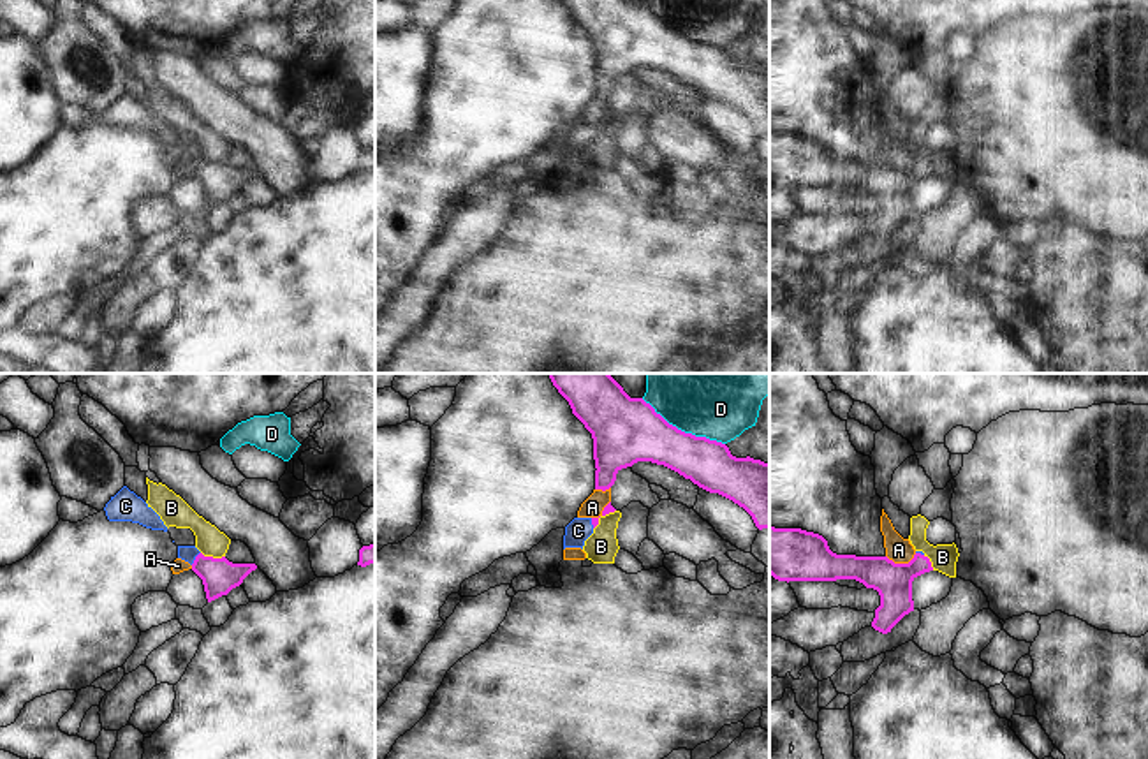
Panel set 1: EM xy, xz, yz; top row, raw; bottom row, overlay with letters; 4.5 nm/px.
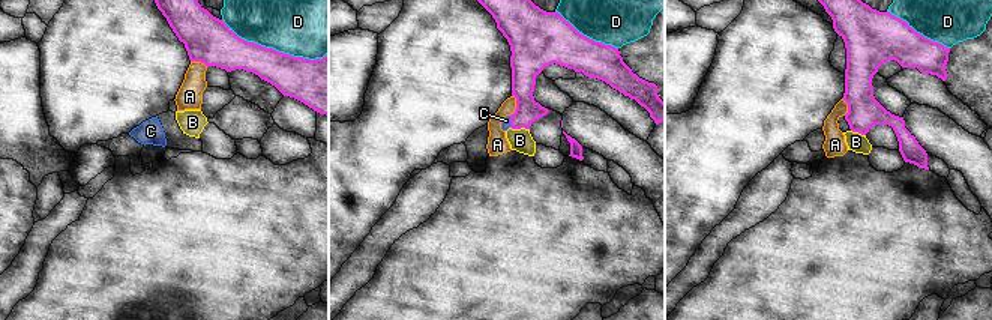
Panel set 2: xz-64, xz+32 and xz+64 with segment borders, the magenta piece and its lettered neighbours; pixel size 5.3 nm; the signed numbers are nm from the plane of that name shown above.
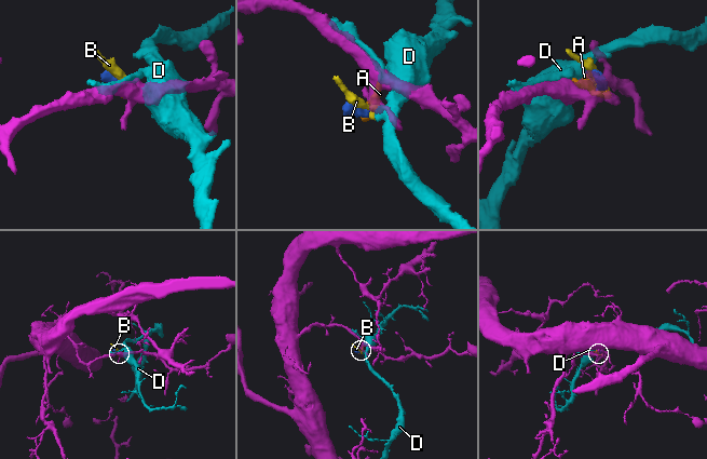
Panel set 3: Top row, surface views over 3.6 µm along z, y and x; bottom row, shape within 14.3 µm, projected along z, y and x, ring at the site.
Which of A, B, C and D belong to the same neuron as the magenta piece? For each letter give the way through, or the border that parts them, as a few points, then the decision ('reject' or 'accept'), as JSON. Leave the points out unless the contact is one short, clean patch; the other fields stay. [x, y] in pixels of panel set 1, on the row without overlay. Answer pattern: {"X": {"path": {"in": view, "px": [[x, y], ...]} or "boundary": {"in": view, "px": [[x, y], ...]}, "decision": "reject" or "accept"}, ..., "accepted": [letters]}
{"A": {"boundary": {"in": "yz", "px": [[916, 159], [907, 168], [893, 168], [886, 162]]}, "decision": "reject"}, "B": {"boundary": {"in": "xy", "px": [[201, 157], [212, 162], [224, 162]]}, "decision": "reject"}, "C": {"path": {"in": "xy", "px": [[219, 182], [196, 164], [187, 159]]}, "decision": "accept"}, "D": {"decision": "reject"}, "accepted": ["C"]}

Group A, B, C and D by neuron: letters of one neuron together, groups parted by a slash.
A D / B / C

